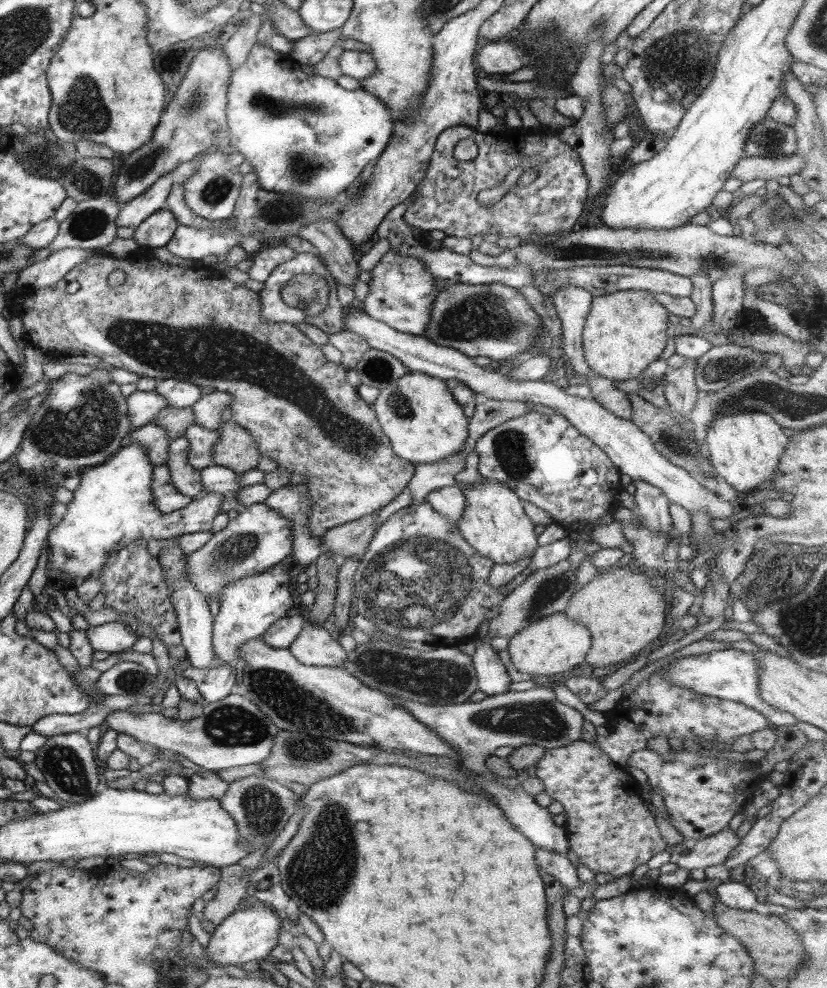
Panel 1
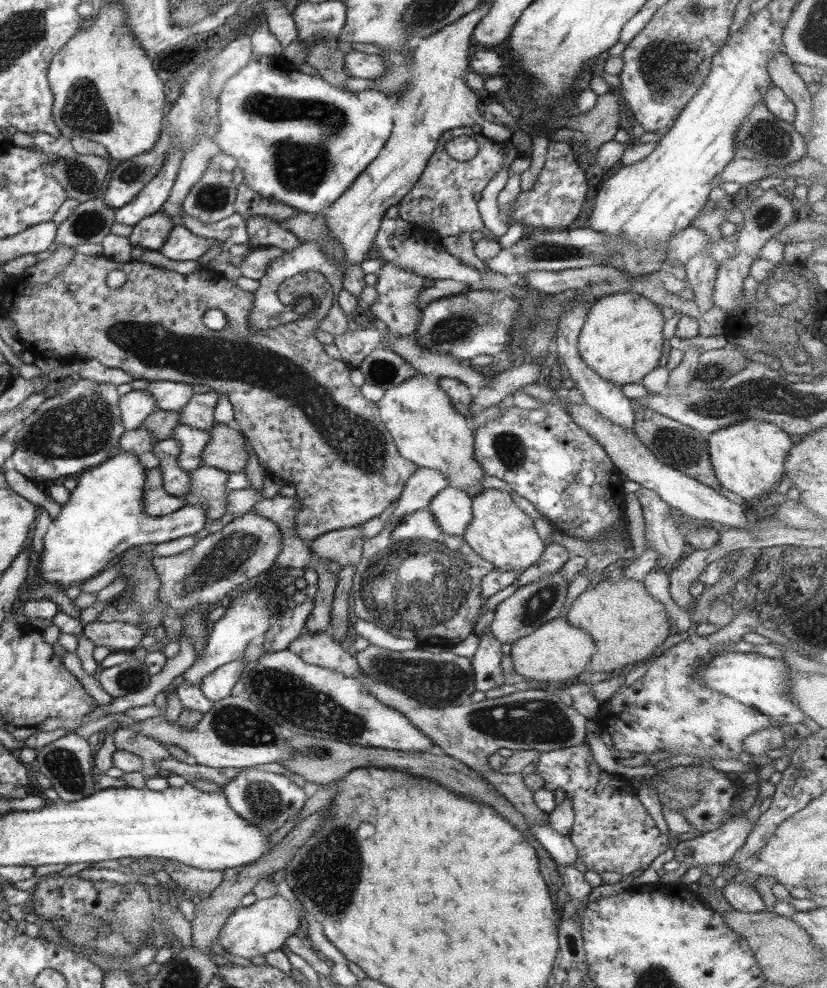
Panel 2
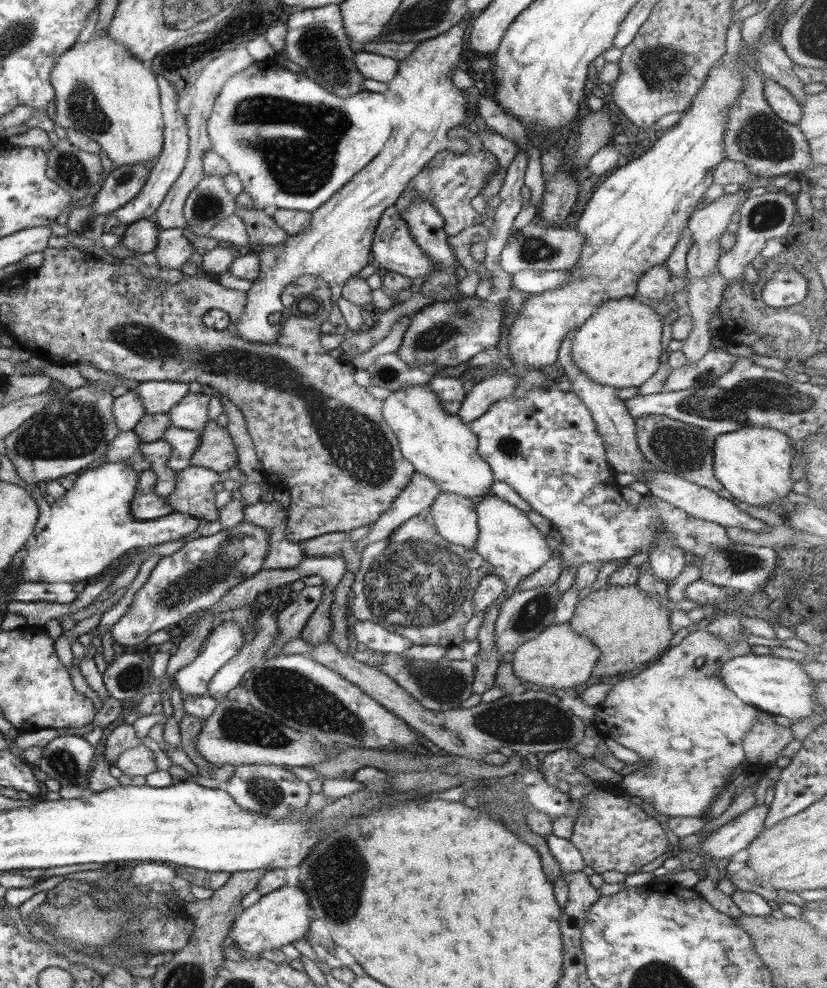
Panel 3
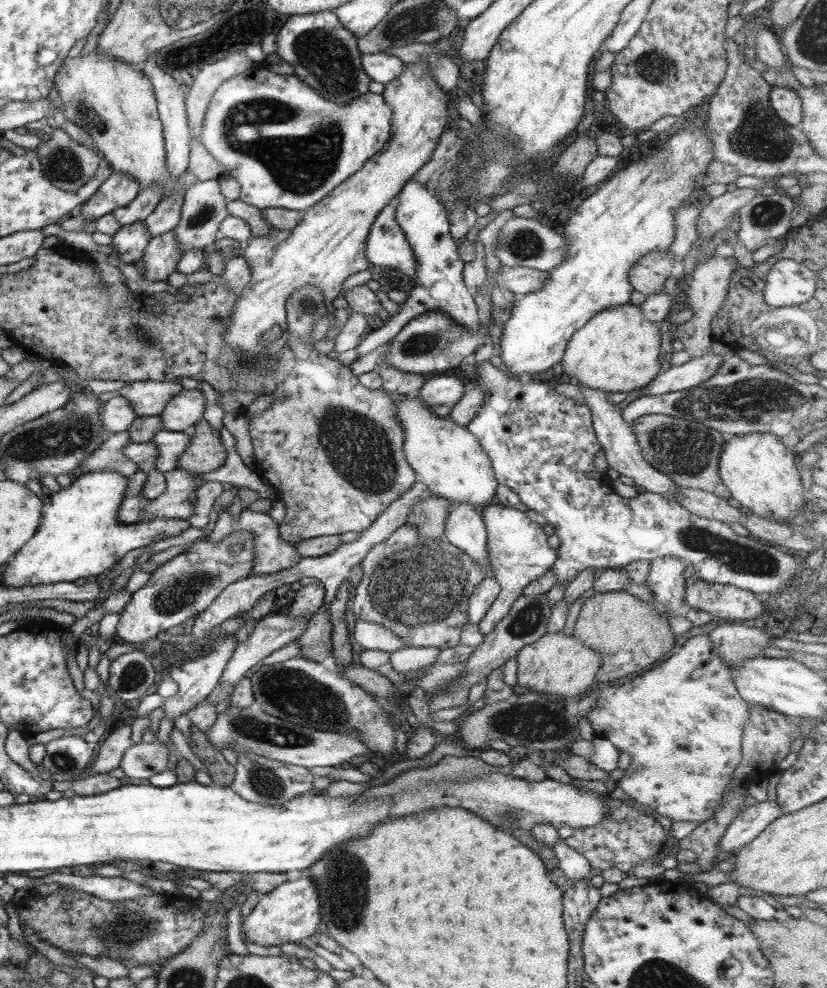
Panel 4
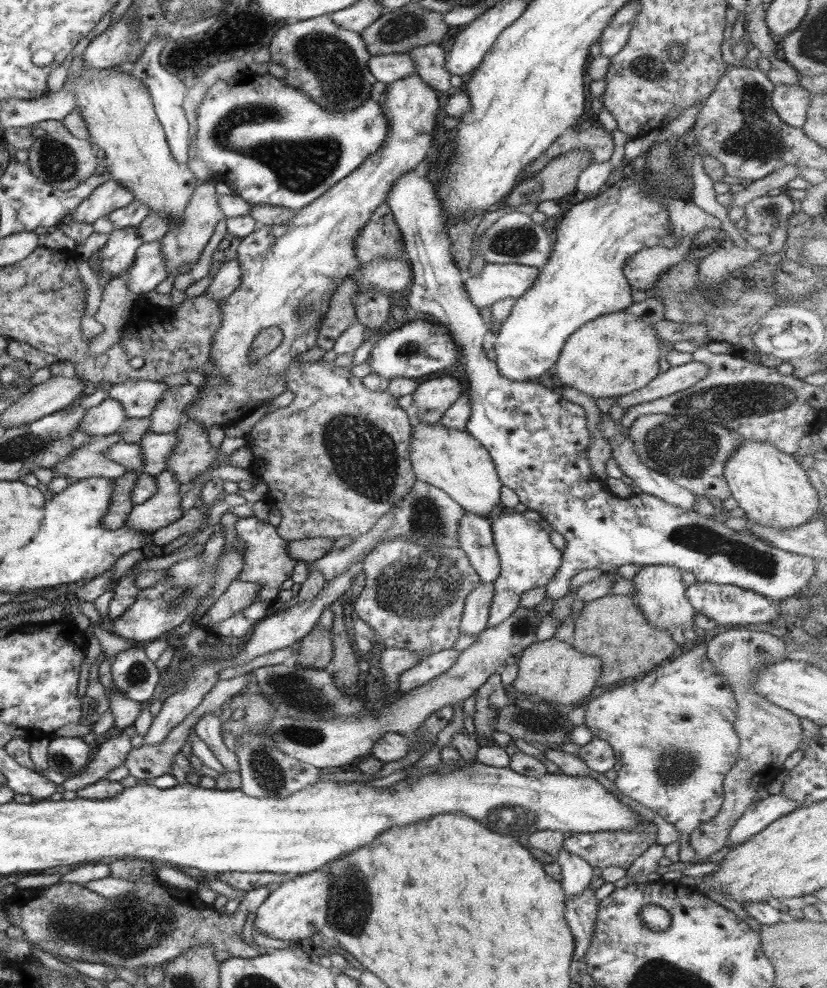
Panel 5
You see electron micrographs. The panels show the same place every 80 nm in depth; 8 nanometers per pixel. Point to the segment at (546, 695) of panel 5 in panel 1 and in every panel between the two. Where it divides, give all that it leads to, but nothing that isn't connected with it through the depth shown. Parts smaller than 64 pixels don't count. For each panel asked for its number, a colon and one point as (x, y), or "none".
1: (555, 644)
2: (556, 651)
3: (559, 657)
4: (557, 664)

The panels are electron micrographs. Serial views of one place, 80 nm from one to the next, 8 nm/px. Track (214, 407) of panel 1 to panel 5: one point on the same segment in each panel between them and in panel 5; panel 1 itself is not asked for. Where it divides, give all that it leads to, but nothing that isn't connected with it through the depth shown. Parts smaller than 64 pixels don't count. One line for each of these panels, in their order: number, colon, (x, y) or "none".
2: (199, 412)
3: (191, 413)
4: (184, 410)
5: (171, 412)

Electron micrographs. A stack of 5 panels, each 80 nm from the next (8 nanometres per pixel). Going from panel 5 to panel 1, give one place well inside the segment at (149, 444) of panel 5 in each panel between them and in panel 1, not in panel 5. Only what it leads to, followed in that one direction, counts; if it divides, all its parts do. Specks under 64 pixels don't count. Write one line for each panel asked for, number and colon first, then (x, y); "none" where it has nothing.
1: (202, 440)
2: (193, 440)
3: (183, 442)
4: (171, 445)

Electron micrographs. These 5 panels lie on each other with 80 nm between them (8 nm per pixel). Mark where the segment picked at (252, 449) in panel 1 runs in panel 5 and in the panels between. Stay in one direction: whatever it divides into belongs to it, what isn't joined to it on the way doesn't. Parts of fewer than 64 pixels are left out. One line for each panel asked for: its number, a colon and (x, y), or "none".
2: (226, 450)
3: (216, 451)
4: (205, 453)
5: (194, 453)

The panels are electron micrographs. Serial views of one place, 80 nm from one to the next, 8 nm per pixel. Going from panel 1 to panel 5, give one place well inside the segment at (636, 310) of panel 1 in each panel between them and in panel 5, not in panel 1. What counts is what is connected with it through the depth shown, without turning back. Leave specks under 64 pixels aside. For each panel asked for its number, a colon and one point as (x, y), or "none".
2: (621, 339)
3: (620, 345)
4: (618, 350)
5: (616, 354)

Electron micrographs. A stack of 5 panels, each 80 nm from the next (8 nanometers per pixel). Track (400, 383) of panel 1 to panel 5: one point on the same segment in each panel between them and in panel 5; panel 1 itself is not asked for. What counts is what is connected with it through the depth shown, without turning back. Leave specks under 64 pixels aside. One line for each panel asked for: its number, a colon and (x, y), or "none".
2: (427, 430)
3: (438, 444)
4: (446, 456)
5: (452, 460)

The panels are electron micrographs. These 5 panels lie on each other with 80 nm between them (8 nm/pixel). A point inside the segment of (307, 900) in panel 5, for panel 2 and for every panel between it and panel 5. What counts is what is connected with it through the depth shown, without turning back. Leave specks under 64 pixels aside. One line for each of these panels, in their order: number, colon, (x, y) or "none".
2: (252, 931)
3: (278, 918)
4: (291, 912)

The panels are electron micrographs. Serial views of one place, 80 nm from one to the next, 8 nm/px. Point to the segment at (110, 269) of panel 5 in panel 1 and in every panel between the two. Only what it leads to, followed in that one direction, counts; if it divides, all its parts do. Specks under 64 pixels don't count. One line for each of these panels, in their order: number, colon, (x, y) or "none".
1: (157, 230)
2: (150, 233)
3: (142, 236)
4: (129, 242)

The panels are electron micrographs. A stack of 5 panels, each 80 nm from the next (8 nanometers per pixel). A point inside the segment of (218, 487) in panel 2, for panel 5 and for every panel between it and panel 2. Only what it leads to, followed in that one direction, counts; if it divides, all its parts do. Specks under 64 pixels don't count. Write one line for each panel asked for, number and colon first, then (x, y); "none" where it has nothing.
3: (194, 495)
4: (173, 503)
5: (163, 508)

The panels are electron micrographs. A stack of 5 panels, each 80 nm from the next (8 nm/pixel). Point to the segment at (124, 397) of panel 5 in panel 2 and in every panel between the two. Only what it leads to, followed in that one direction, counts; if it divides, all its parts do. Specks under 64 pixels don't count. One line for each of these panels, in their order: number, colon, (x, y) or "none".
2: (174, 396)
3: (158, 397)
4: (148, 398)

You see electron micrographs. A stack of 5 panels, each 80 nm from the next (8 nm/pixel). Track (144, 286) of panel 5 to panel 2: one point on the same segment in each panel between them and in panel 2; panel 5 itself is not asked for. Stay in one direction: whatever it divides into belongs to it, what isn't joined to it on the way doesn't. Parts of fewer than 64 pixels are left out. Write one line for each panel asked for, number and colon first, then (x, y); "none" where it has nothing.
2: (182, 244)
3: (173, 250)
4: (161, 256)

